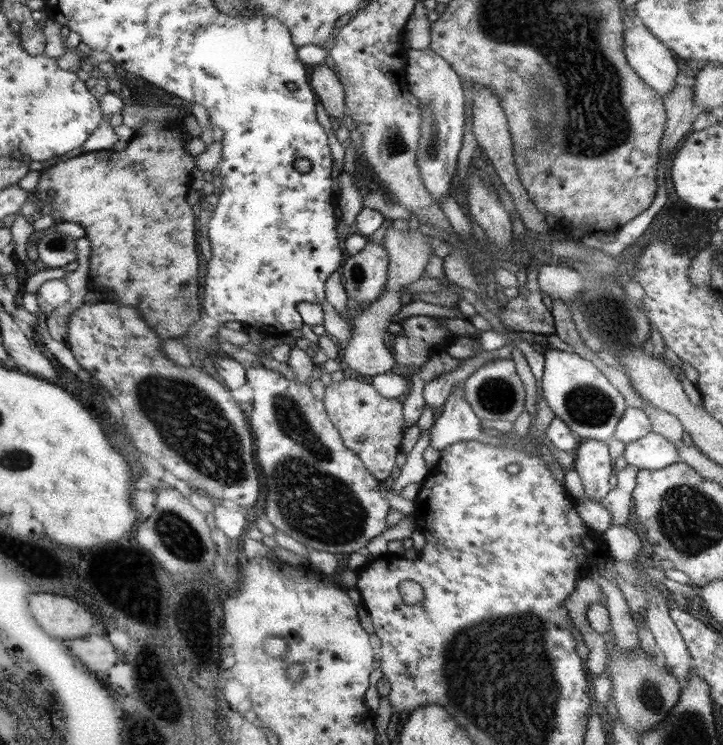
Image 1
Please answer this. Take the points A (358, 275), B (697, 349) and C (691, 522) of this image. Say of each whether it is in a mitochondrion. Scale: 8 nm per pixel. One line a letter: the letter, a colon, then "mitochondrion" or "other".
A: mitochondrion
B: other
C: mitochondrion

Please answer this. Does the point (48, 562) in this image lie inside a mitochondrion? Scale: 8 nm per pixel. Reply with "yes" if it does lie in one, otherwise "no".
no

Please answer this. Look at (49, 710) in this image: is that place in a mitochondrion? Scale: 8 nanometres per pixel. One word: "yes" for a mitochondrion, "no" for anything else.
no

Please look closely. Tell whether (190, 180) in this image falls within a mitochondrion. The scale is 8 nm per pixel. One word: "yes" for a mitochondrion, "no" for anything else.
no

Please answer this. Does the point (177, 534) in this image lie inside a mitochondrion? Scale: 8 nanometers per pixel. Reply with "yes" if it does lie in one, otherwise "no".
yes

